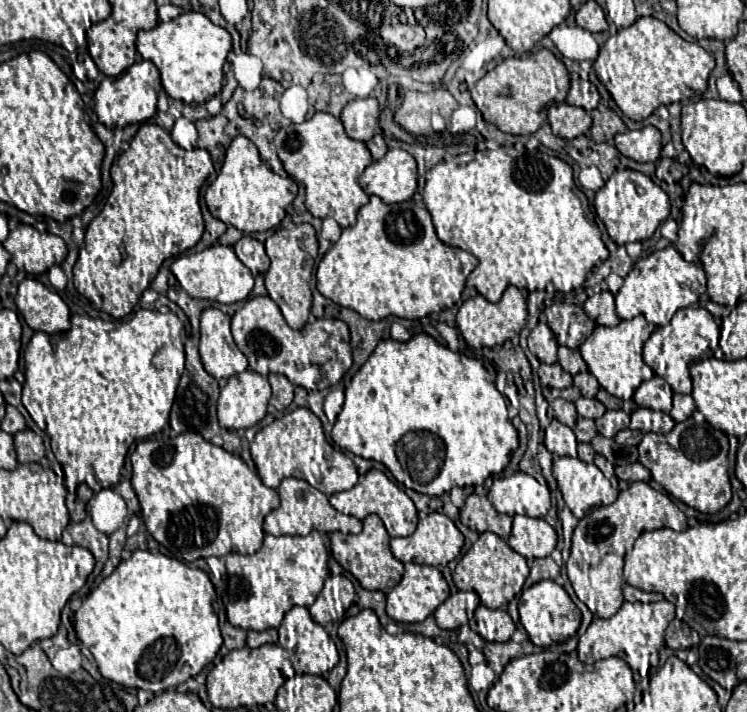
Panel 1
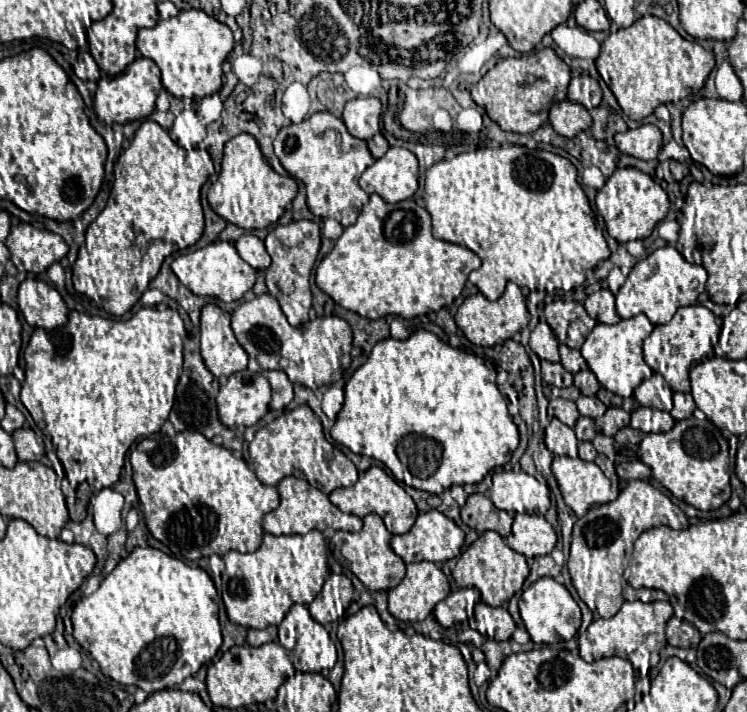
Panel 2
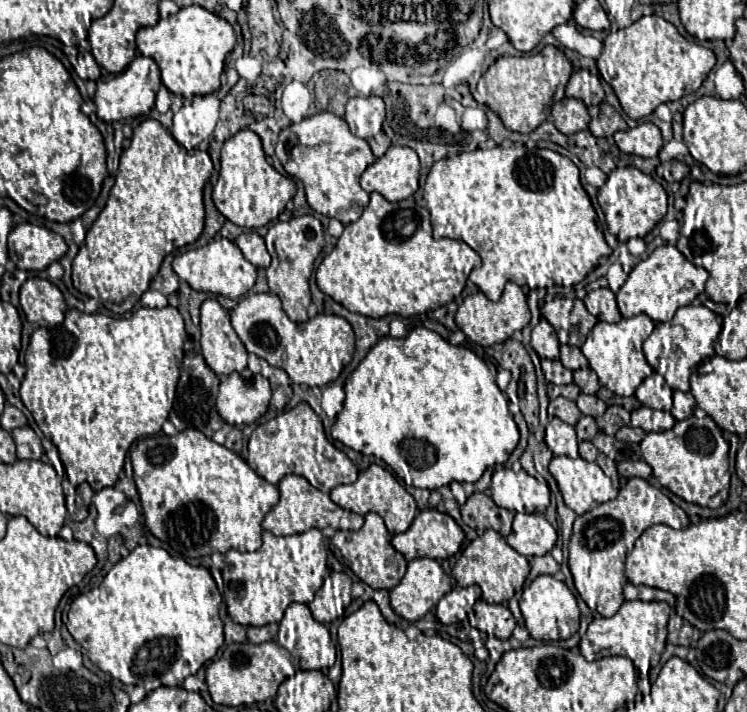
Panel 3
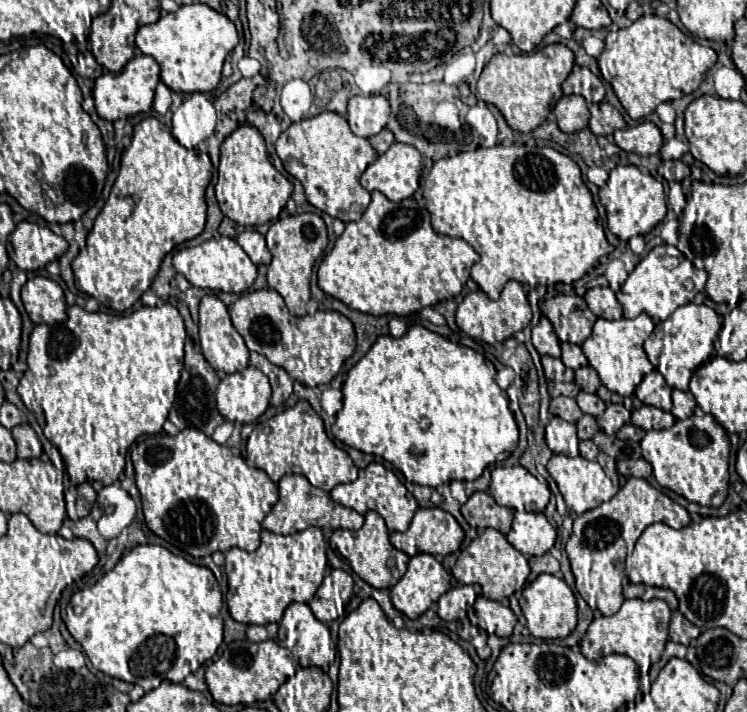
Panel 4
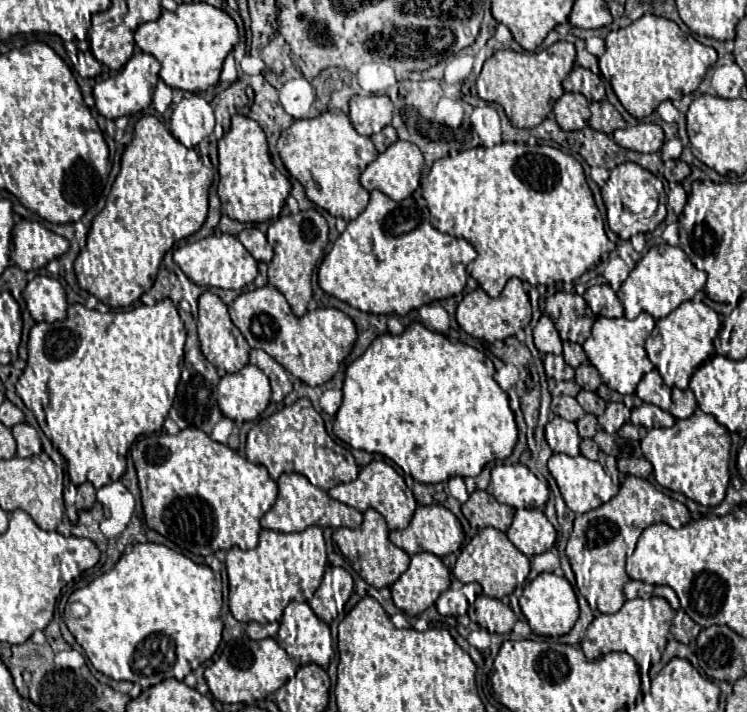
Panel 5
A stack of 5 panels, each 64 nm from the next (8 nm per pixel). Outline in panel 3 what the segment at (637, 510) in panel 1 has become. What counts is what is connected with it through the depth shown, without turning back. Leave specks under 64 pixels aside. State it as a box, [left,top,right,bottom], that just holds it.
[568,478,688,616]

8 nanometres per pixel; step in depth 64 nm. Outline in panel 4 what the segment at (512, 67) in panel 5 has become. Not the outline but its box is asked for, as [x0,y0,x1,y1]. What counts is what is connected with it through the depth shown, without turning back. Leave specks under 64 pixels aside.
[476,44,574,132]

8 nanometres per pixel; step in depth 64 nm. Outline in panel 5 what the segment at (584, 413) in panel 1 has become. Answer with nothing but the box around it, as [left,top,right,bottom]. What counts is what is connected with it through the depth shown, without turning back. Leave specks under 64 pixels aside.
[576,390,606,416]

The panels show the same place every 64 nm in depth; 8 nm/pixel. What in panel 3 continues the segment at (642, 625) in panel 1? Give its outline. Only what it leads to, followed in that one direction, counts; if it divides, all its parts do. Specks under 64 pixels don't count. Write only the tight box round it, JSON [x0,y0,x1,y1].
[580,602,670,678]

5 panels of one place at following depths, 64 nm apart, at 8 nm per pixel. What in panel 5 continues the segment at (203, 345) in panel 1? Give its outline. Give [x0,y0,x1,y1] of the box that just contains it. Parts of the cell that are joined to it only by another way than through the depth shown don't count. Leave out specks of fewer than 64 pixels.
[198,292,250,374]

